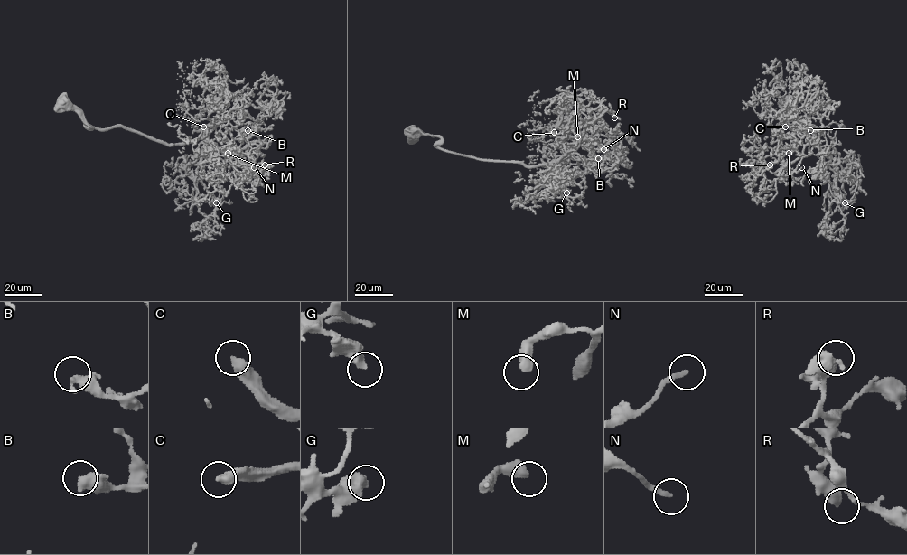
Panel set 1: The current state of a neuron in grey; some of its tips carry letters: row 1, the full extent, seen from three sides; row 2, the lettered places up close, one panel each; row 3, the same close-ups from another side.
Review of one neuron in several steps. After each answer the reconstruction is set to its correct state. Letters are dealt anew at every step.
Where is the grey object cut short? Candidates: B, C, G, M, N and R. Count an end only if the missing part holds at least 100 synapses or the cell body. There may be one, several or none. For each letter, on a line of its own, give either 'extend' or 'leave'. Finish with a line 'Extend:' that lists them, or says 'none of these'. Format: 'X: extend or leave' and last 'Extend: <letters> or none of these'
B: leave
C: extend
G: leave
M: leave
N: leave
R: leave
Extend: C

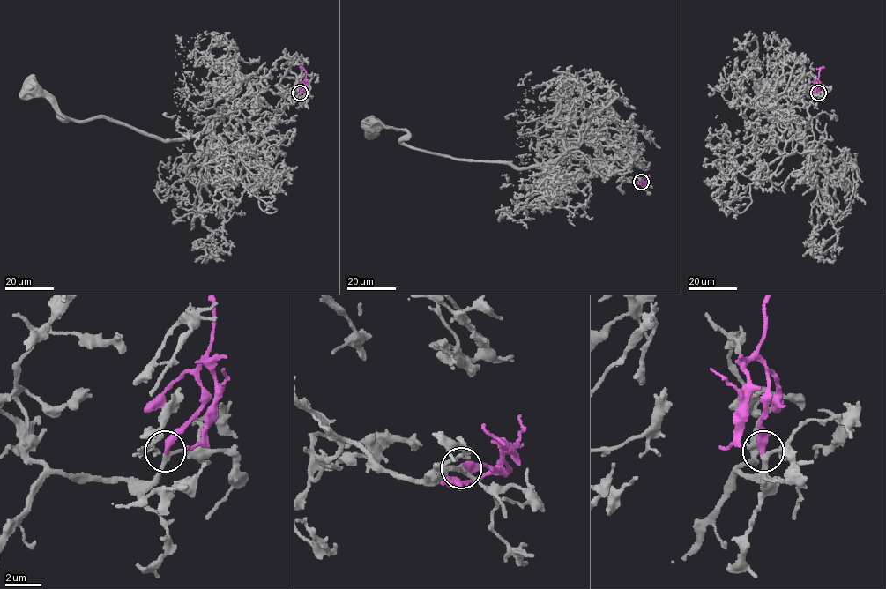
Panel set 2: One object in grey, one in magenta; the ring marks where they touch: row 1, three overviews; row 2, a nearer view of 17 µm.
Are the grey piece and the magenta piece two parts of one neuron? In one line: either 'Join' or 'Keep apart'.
Join

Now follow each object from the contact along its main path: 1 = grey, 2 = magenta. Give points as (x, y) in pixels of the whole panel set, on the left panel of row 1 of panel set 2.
1: (300, 93), (283, 96), (262, 131), (221, 115), (160, 140), (104, 117), (62, 119), (32, 89)
2: (300, 92), (304, 85), (306, 71), (300, 66)

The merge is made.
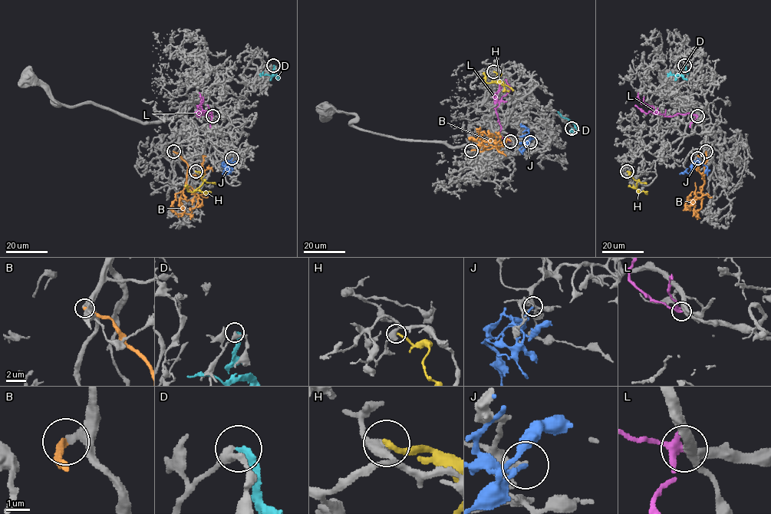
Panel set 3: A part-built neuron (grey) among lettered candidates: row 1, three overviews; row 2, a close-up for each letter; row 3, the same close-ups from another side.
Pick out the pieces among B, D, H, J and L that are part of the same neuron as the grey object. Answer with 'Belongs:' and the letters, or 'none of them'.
Belongs: B

